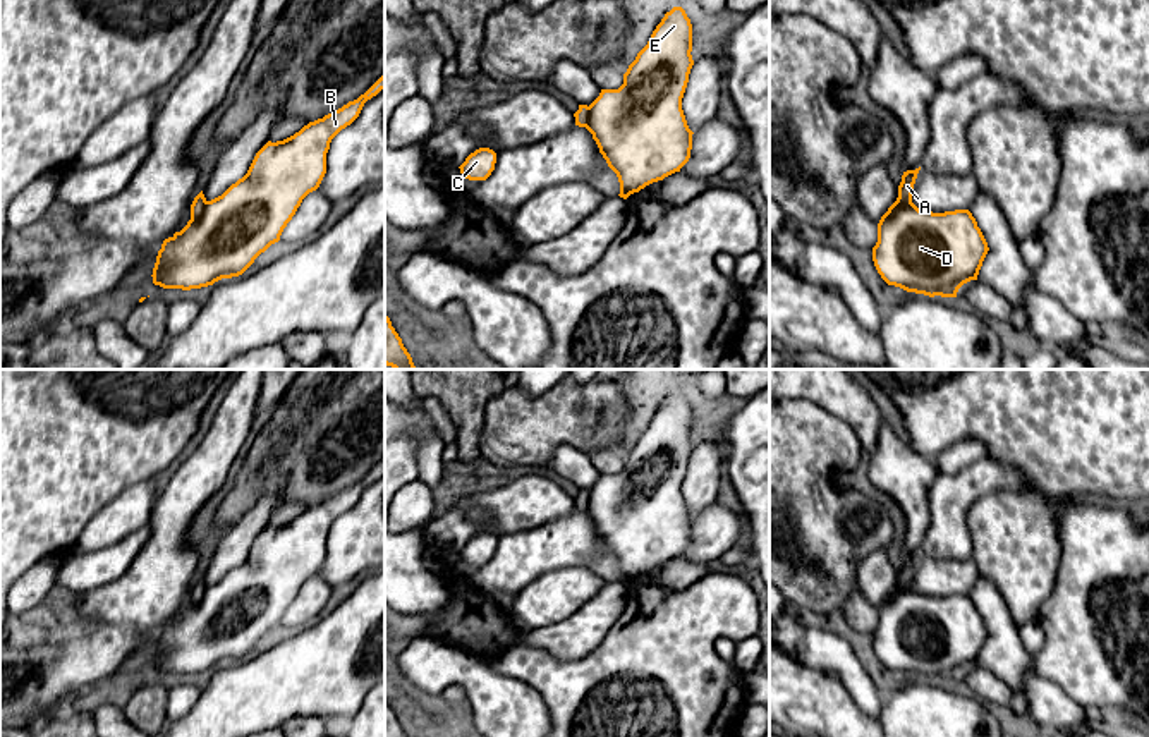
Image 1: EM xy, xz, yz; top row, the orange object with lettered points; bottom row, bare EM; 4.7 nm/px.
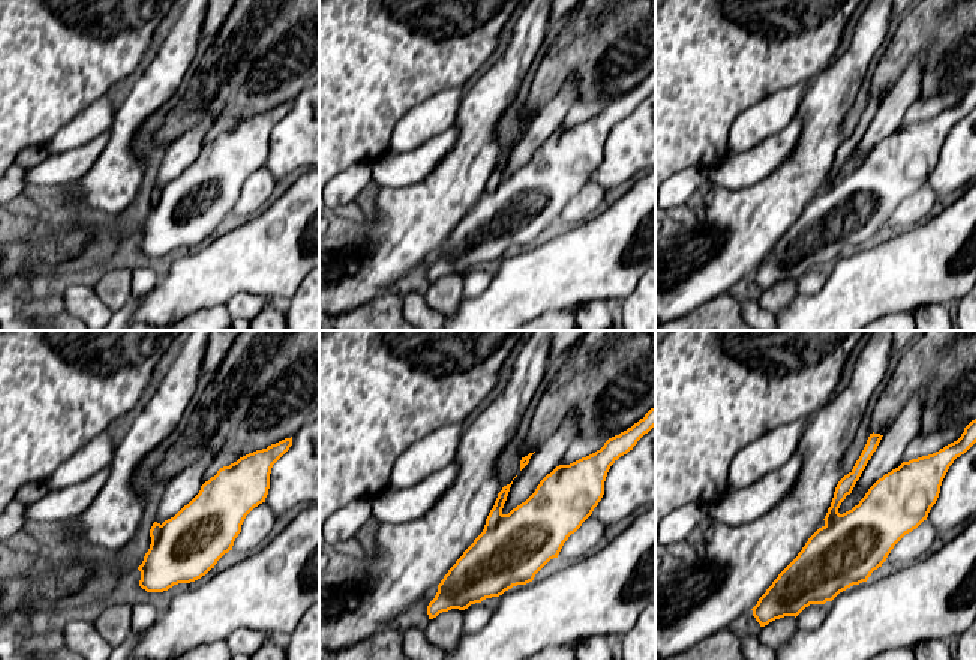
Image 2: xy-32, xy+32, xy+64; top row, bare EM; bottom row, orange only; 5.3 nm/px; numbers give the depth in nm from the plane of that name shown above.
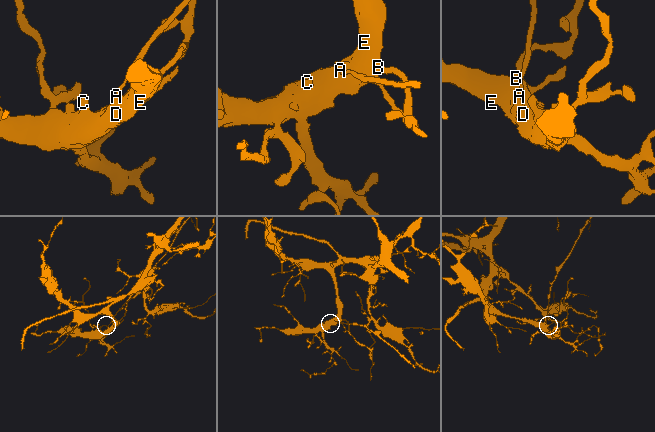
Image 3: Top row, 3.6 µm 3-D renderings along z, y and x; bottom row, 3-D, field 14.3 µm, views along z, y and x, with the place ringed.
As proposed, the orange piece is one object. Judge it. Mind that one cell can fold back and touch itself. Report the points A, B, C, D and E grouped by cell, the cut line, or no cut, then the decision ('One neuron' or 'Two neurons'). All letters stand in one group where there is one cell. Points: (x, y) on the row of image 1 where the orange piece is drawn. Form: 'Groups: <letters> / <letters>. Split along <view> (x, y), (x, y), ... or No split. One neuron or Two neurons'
Groups: A / B C D E. Split along xy (206, 201), (205, 208), (191, 217). Two neurons

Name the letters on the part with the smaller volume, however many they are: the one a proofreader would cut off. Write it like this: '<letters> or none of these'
A

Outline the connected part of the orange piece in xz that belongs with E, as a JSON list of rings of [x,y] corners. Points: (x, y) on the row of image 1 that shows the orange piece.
[[[673,7],[629,65],[623,84],[601,89],[589,105],[586,129],[617,174],[623,199],[680,172],[690,158],[694,132],[682,110],[690,52],[690,19]]]

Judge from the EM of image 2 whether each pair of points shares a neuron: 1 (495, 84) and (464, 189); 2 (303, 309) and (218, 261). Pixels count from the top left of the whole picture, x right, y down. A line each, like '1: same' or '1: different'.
1: same
2: different

